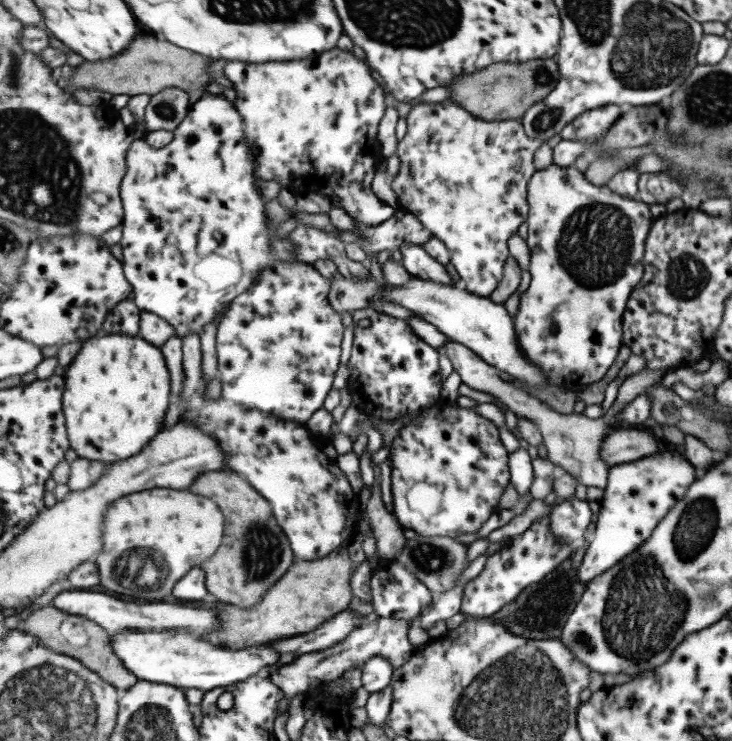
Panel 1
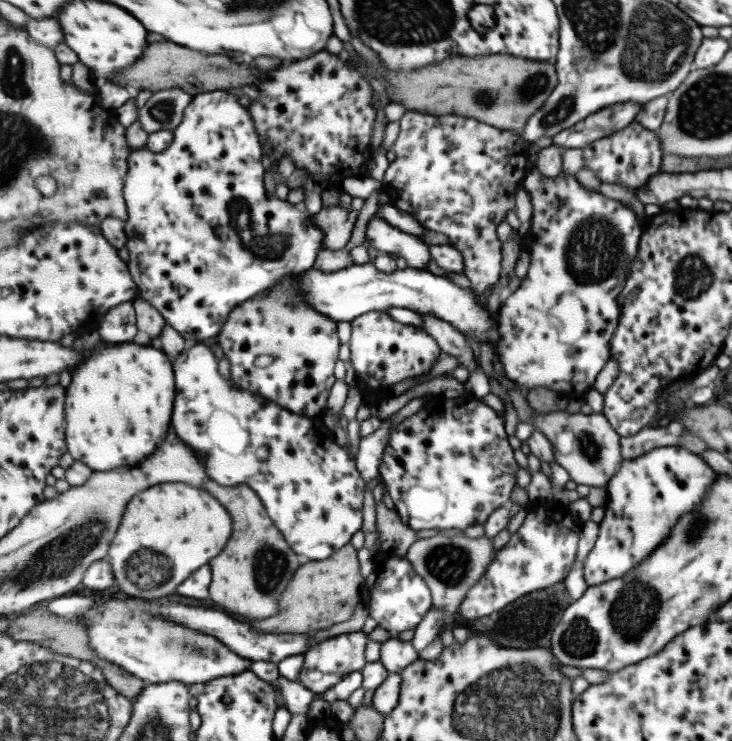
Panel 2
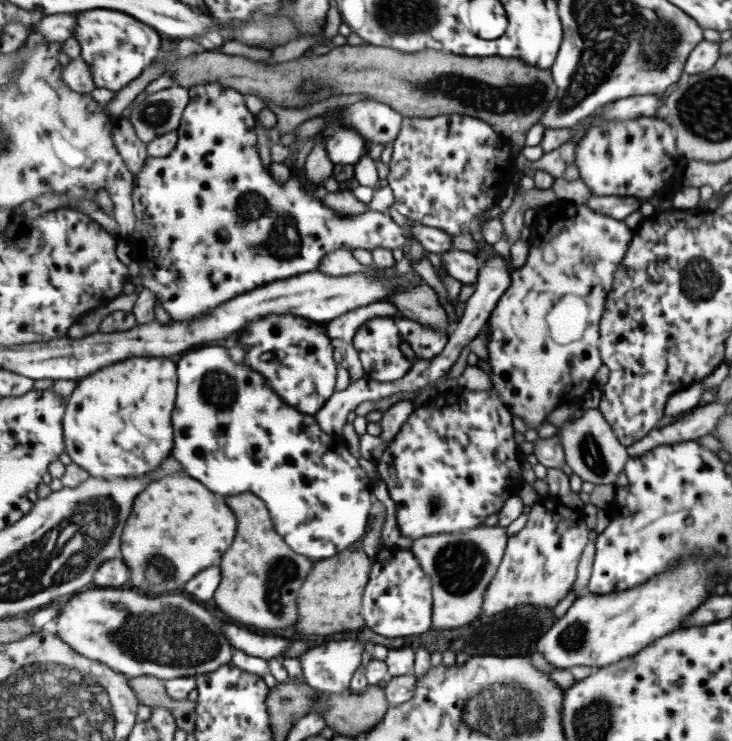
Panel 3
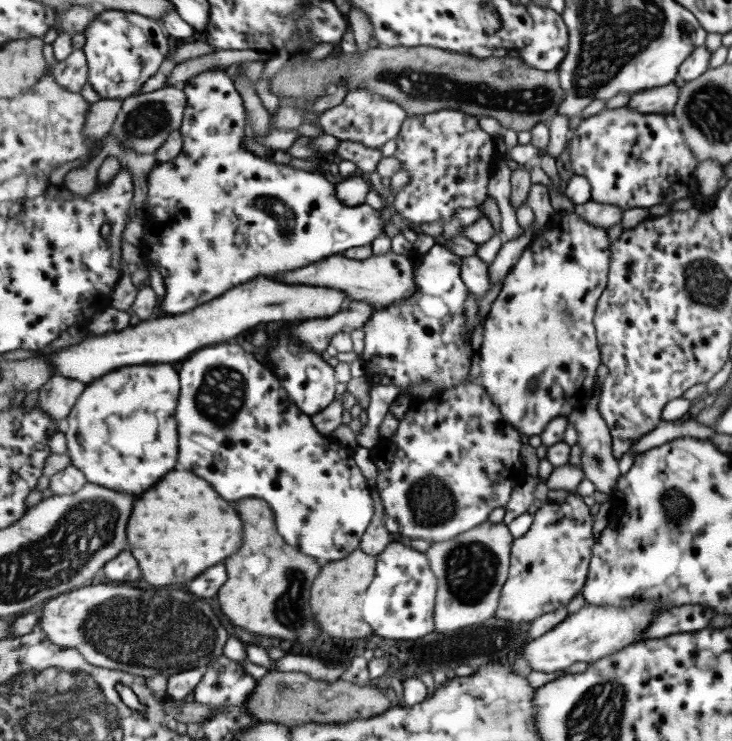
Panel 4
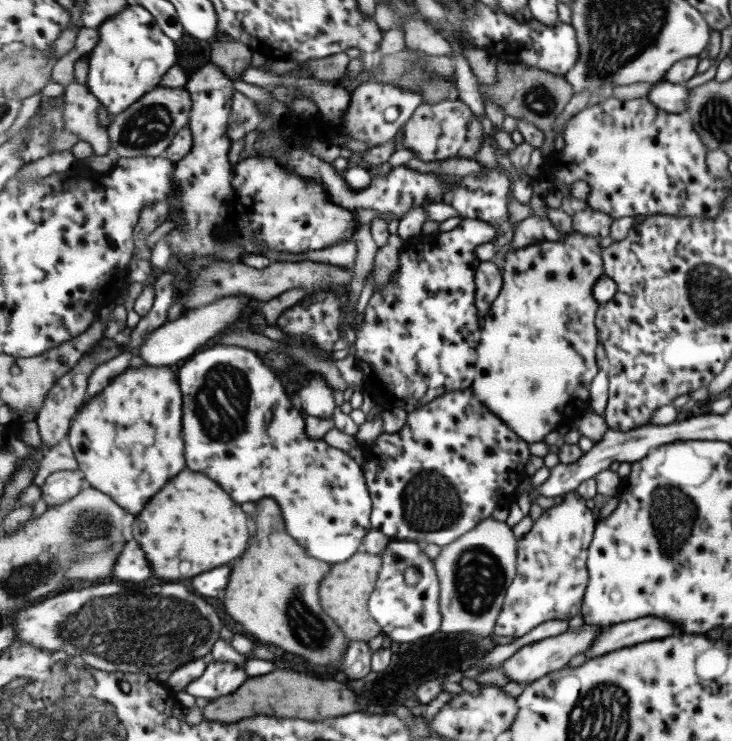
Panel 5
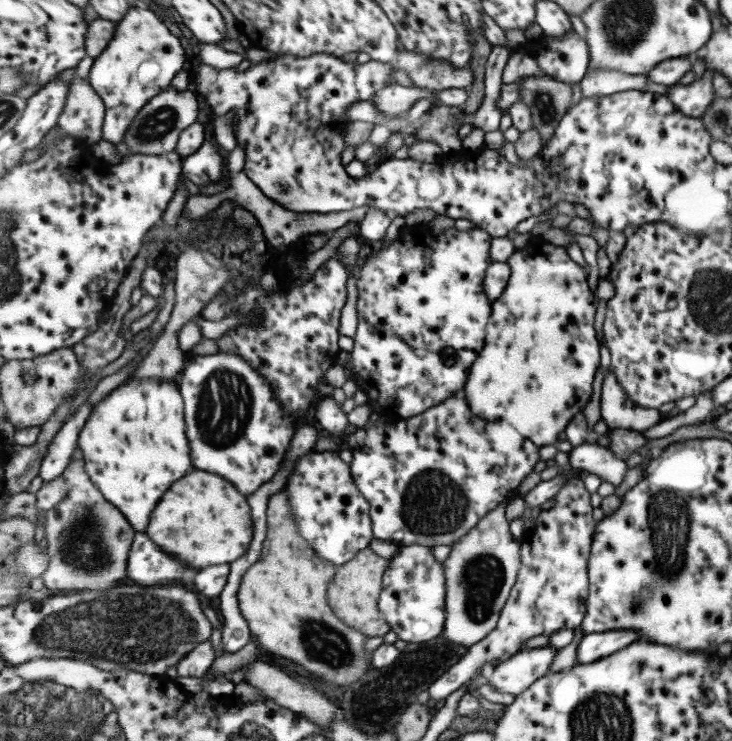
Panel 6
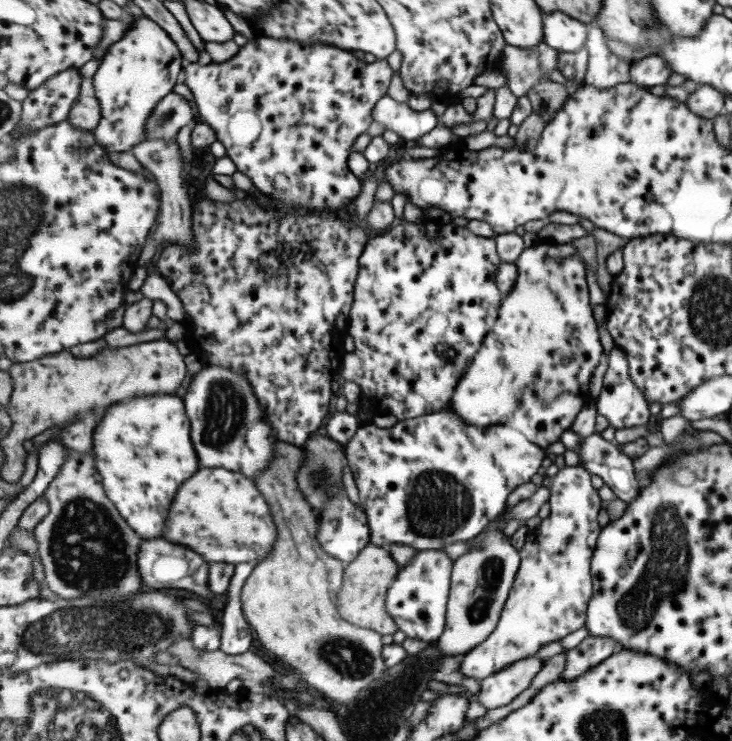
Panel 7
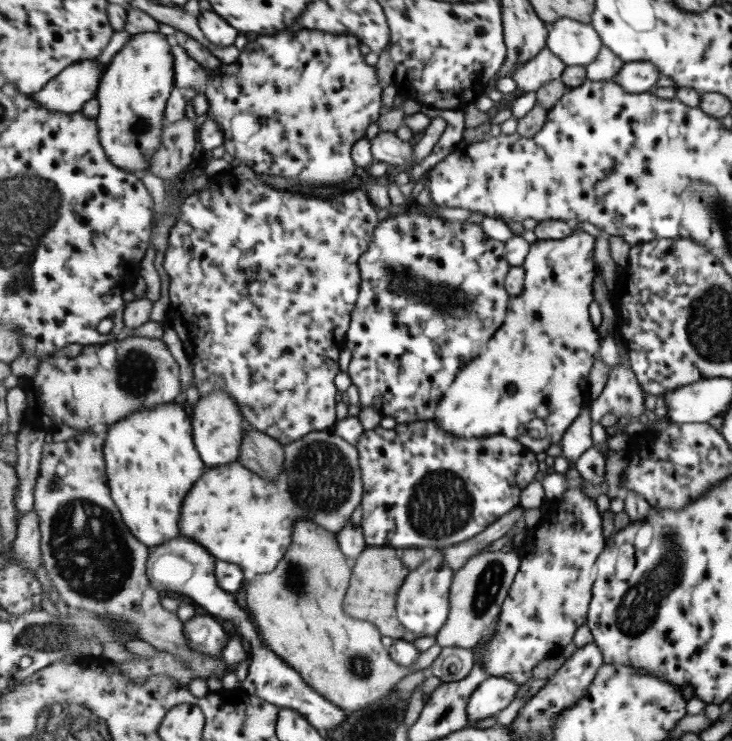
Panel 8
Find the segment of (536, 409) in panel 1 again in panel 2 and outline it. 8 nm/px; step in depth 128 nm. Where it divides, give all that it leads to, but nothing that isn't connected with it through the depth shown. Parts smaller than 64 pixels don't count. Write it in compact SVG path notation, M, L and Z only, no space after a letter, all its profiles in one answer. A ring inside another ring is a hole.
M418 313L424 318L423 330L440 343L442 352L456 358L459 366L465 367L469 374L473 374L477 370L477 362L473 356L473 348L467 342L467 336L459 332L452 324L432 314ZM566 410L534 412L529 422L553 442L554 460L568 472L577 485L607 488L625 460L621 450L622 436L603 413L591 412L587 415L580 412L569 413Z

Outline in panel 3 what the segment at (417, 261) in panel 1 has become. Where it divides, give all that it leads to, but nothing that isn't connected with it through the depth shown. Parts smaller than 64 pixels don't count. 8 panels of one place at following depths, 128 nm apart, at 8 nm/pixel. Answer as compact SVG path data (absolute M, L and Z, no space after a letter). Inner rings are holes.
M209 82L205 85L196 85L189 89L189 92L190 102L178 129L179 140L177 148L165 158L151 157L150 160L147 160L147 164L143 166L143 170L134 176L136 182L133 200L136 209L137 230L135 230L133 238L128 240L134 250L132 259L138 264L139 268L140 275L137 282L140 288L152 290L158 302L171 315L173 321L192 322L197 318L204 318L206 314L210 314L220 304L233 300L240 294L248 293L250 290L255 290L271 282L284 281L303 273L311 273L317 270L327 253L332 253L337 249L344 249L345 247L352 249L365 248L372 251L376 248L385 247L389 250L401 248L407 251L407 242L409 242L410 235L389 216L389 213L368 210L357 216L339 214L334 208L328 206L324 199L317 199L309 195L309 192L315 190L315 186L308 184L308 179L305 182L303 178L294 172L291 173L286 183L277 183L269 173L269 169L262 162L258 146L258 135L255 134L257 120L255 120L255 114L248 108L247 96L241 94L241 91L237 91L232 87L223 87L219 82Z

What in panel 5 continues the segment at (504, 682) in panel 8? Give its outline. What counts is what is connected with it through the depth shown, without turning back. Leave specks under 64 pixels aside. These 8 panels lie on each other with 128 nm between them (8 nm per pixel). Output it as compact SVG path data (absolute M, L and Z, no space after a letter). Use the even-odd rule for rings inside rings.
M583 623L581 630L575 630L575 628L570 627L561 636L553 636L553 638L549 638L546 641L529 644L521 648L509 660L504 662L503 669L507 677L513 681L531 684L552 672L564 669L573 657L579 656L580 654L586 655L588 650L593 647L595 639L606 630L606 628L601 628L601 626L589 625L589 623Z

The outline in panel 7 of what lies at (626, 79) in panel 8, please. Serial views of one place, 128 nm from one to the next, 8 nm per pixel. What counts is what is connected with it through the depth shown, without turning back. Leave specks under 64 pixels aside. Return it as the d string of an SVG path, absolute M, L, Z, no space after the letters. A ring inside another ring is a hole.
M653 55L635 62L630 70L631 83L646 89L653 86L666 86L674 70L662 56Z

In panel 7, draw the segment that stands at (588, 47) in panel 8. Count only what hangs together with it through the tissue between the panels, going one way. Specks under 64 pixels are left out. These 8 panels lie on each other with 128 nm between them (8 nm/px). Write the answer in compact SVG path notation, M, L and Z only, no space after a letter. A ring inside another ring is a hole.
M561 11L544 13L544 41L558 51L576 53L588 44L588 26Z

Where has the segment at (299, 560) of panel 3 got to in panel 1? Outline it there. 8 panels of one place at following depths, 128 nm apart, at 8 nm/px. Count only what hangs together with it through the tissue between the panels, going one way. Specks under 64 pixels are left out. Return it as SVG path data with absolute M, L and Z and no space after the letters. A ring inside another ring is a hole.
M229 469L209 471L201 474L197 482L189 490L197 490L197 494L213 498L221 502L221 510L225 510L225 546L201 566L207 574L207 587L210 598L237 606L257 606L265 592L269 592L275 582L292 569L296 554L292 549L280 523L273 512L272 504L265 495L239 473Z

